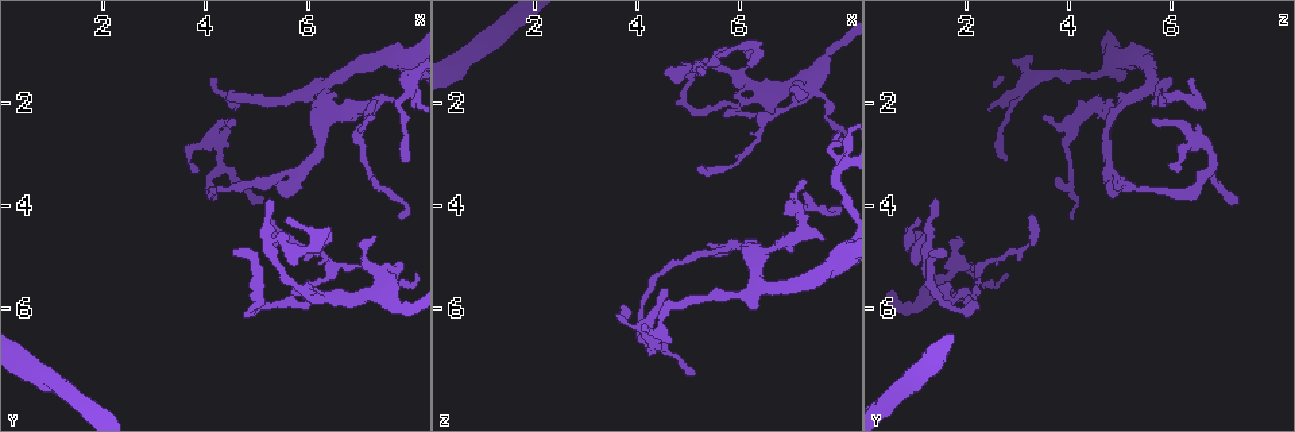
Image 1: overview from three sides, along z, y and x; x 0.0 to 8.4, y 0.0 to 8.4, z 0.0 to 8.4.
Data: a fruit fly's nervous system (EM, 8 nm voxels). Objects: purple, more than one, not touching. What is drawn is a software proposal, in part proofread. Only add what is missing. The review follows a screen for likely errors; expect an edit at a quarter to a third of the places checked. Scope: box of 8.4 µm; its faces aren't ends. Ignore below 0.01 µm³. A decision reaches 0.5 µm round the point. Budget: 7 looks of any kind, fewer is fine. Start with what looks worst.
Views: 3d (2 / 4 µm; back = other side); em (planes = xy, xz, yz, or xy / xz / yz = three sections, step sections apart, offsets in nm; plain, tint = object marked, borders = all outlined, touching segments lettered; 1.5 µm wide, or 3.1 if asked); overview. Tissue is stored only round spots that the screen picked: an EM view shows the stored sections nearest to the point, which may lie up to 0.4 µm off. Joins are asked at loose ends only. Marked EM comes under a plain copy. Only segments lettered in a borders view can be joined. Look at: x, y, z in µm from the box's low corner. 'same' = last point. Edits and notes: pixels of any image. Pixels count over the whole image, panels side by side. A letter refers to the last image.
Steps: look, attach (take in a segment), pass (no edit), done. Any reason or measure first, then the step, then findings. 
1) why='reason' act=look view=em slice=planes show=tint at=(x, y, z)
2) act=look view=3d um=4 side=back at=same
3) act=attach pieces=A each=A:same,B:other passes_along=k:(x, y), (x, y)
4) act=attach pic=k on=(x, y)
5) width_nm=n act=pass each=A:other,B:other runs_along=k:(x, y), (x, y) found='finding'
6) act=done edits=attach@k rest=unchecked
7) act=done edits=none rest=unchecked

why='thin end' act=look view=em slice=planes show=borders at=(4.50, 2.35, 5.55)

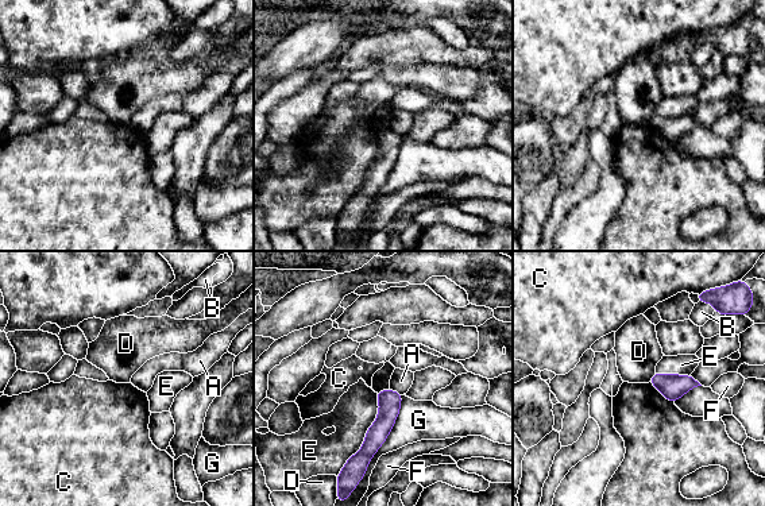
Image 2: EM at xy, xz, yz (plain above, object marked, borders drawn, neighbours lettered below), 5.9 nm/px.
act=pass each=A:other,B:other,C:other,D:other,E:other,F:other,G:other runs_along=2:(398, 397), (359, 458) found='no lettered segment goes on from it'

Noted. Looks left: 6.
why='an open end' act=look view=3d um=2 side=back at=(5.60, 4.25, 1.10)

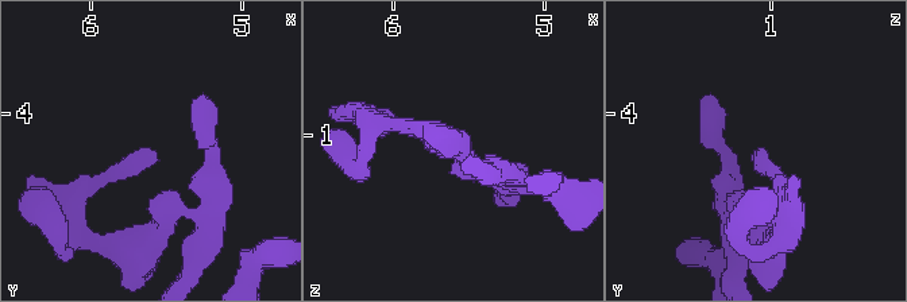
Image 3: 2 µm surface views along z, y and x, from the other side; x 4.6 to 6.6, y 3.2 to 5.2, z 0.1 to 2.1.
why='now the EM' act=look view=em slice=planes show=borders at=(5.54, 4.30, 1.06)

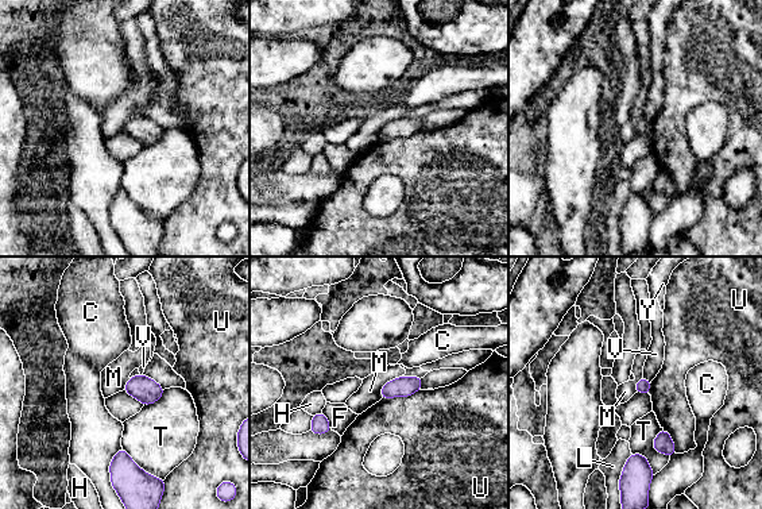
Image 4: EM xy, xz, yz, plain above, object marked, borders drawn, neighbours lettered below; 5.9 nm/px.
act=pass each=C:other,F:other,H:other,L:other,M:other,T:other,U:other,V:other,Y:other border=4:(401, 376), (382, 388), (380, 397) found='no lettered segment goes on from it'

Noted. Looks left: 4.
why='thin end' act=look view=em slice=xz step=8 show=tint at=(7.80, 4.15, 4.10)

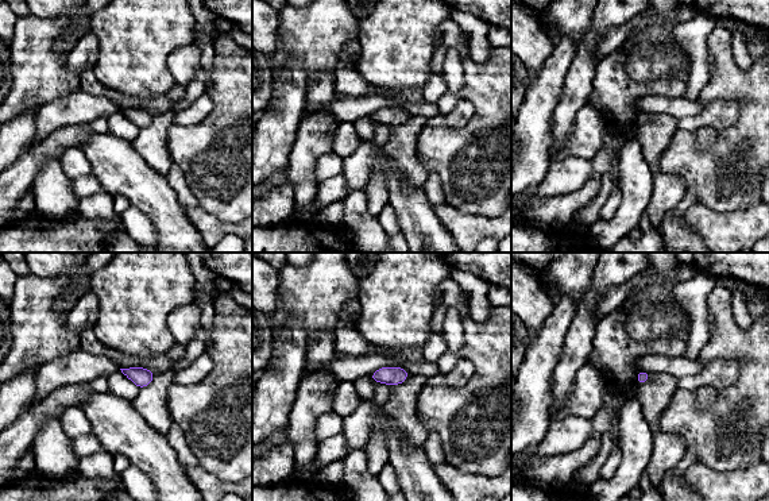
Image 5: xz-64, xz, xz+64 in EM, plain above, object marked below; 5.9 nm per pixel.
act=look view=em slice=planes show=borders at=same

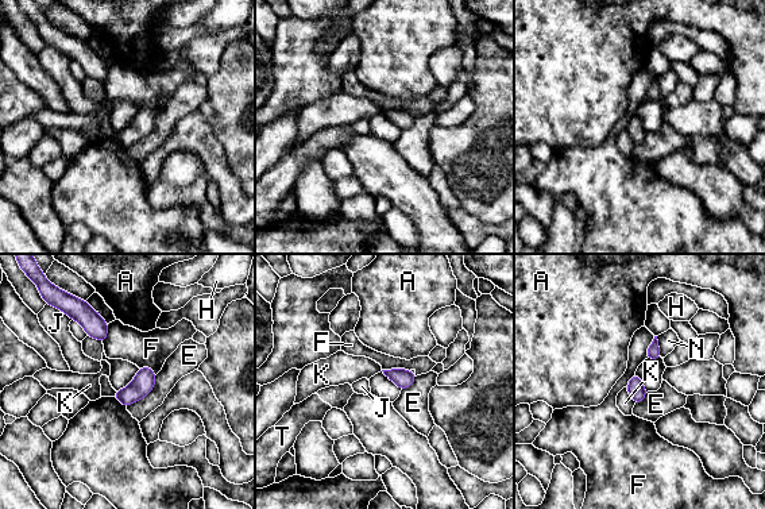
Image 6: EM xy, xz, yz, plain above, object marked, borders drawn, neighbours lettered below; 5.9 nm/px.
longest_contact=E:280nm act=pass each=A:other,E:other,F:other,H:other,J:other,K:other,N:other,T:other border=6:(85, 301), (108, 323) found='none of them fits'

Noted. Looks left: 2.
act=done edits=none rest=unchecked

